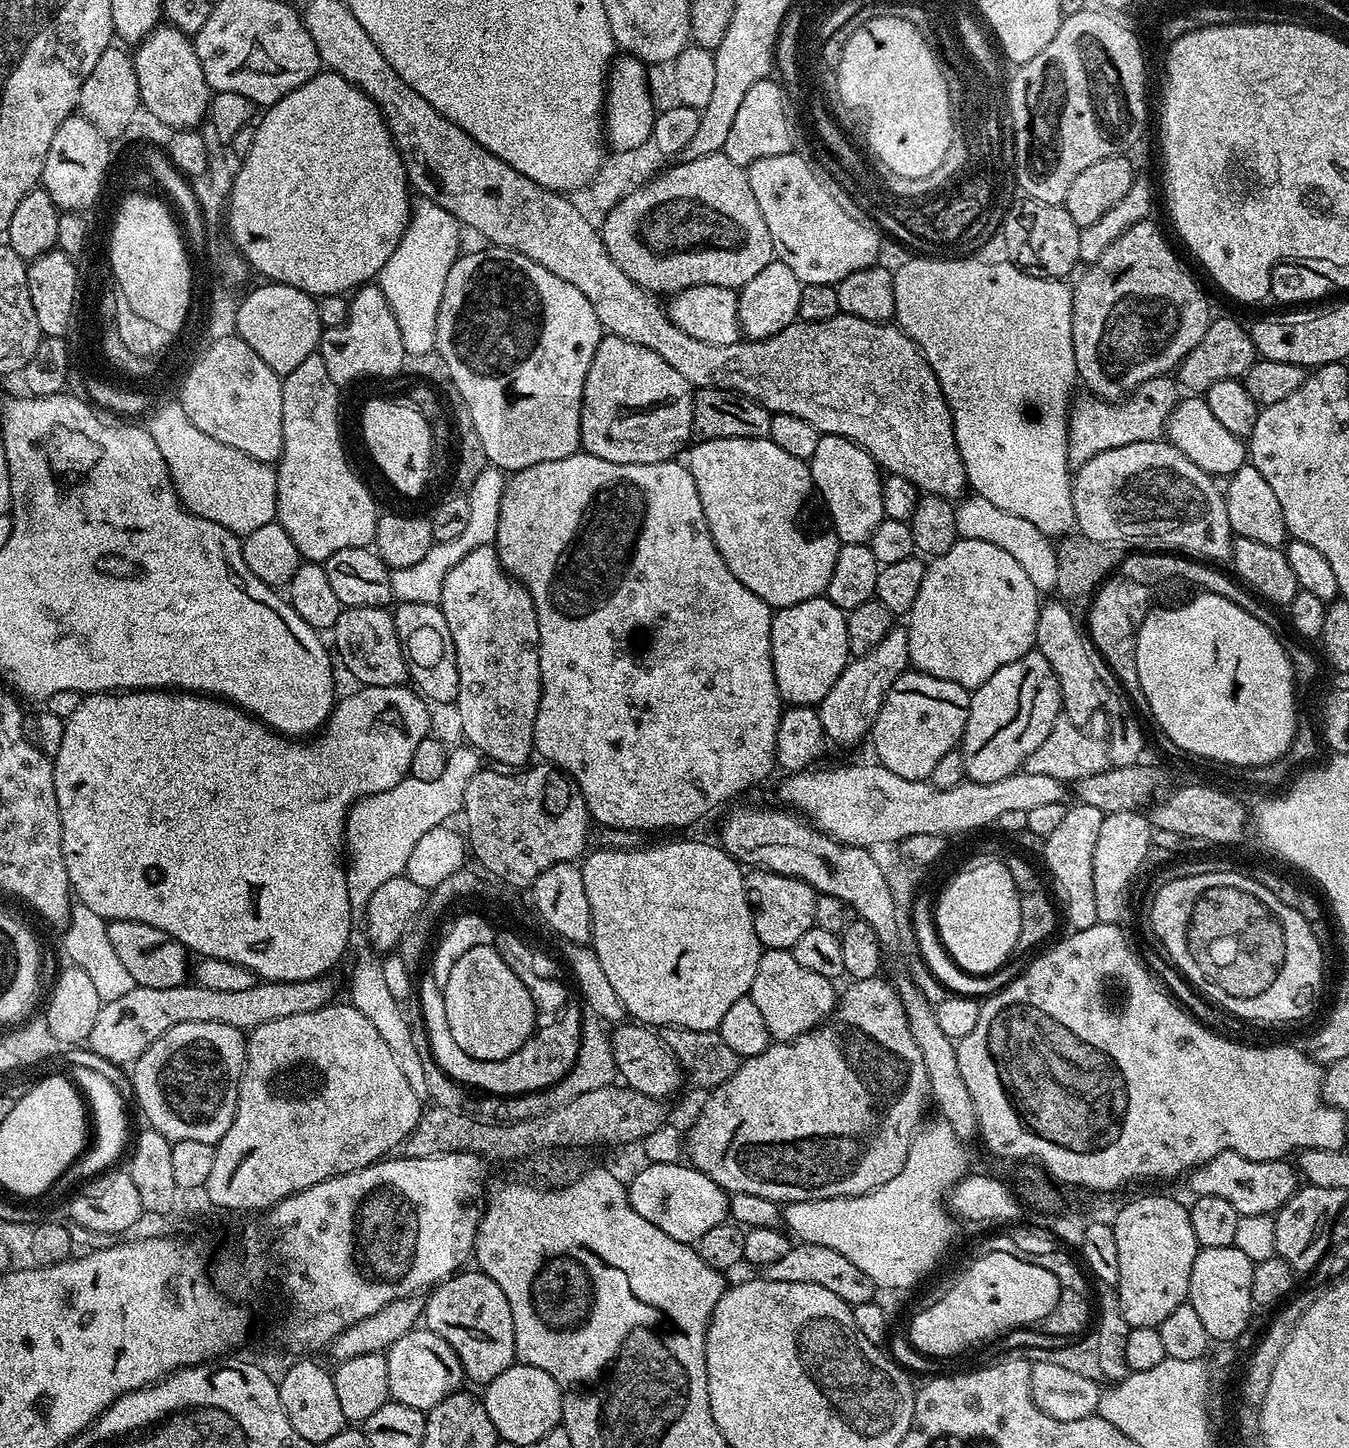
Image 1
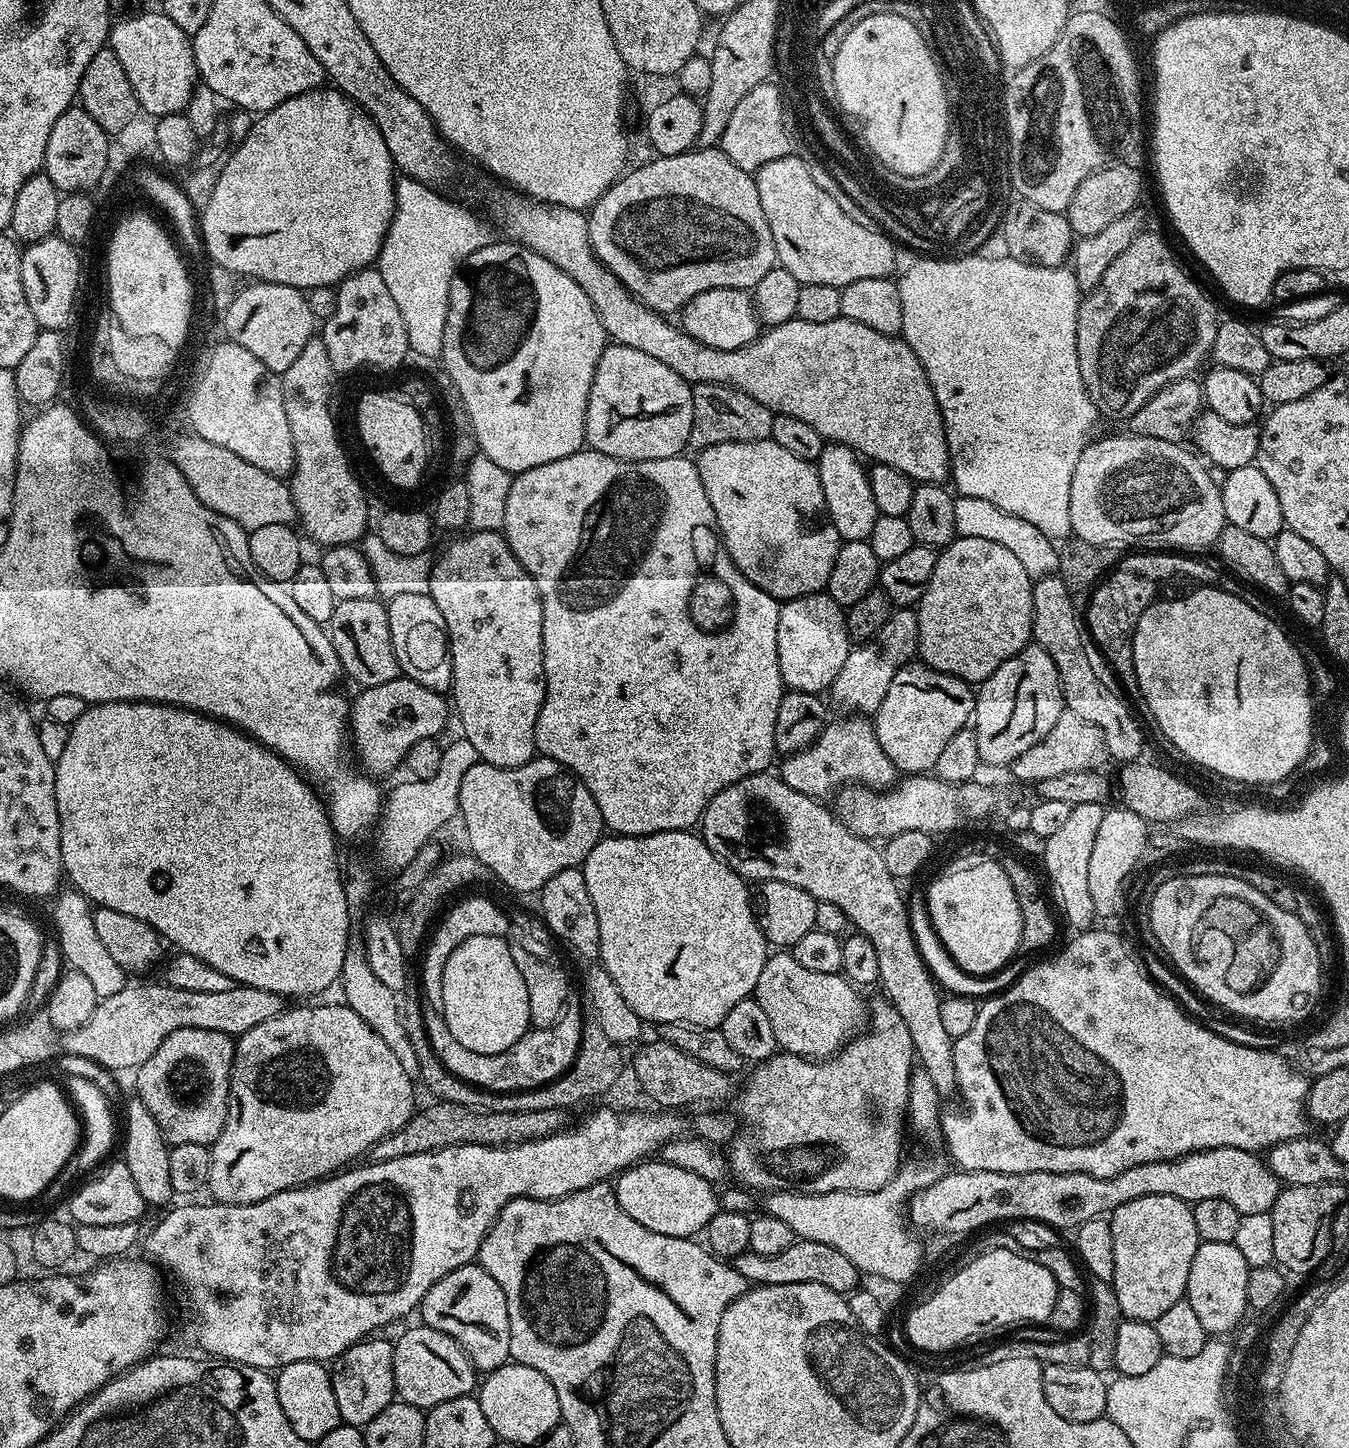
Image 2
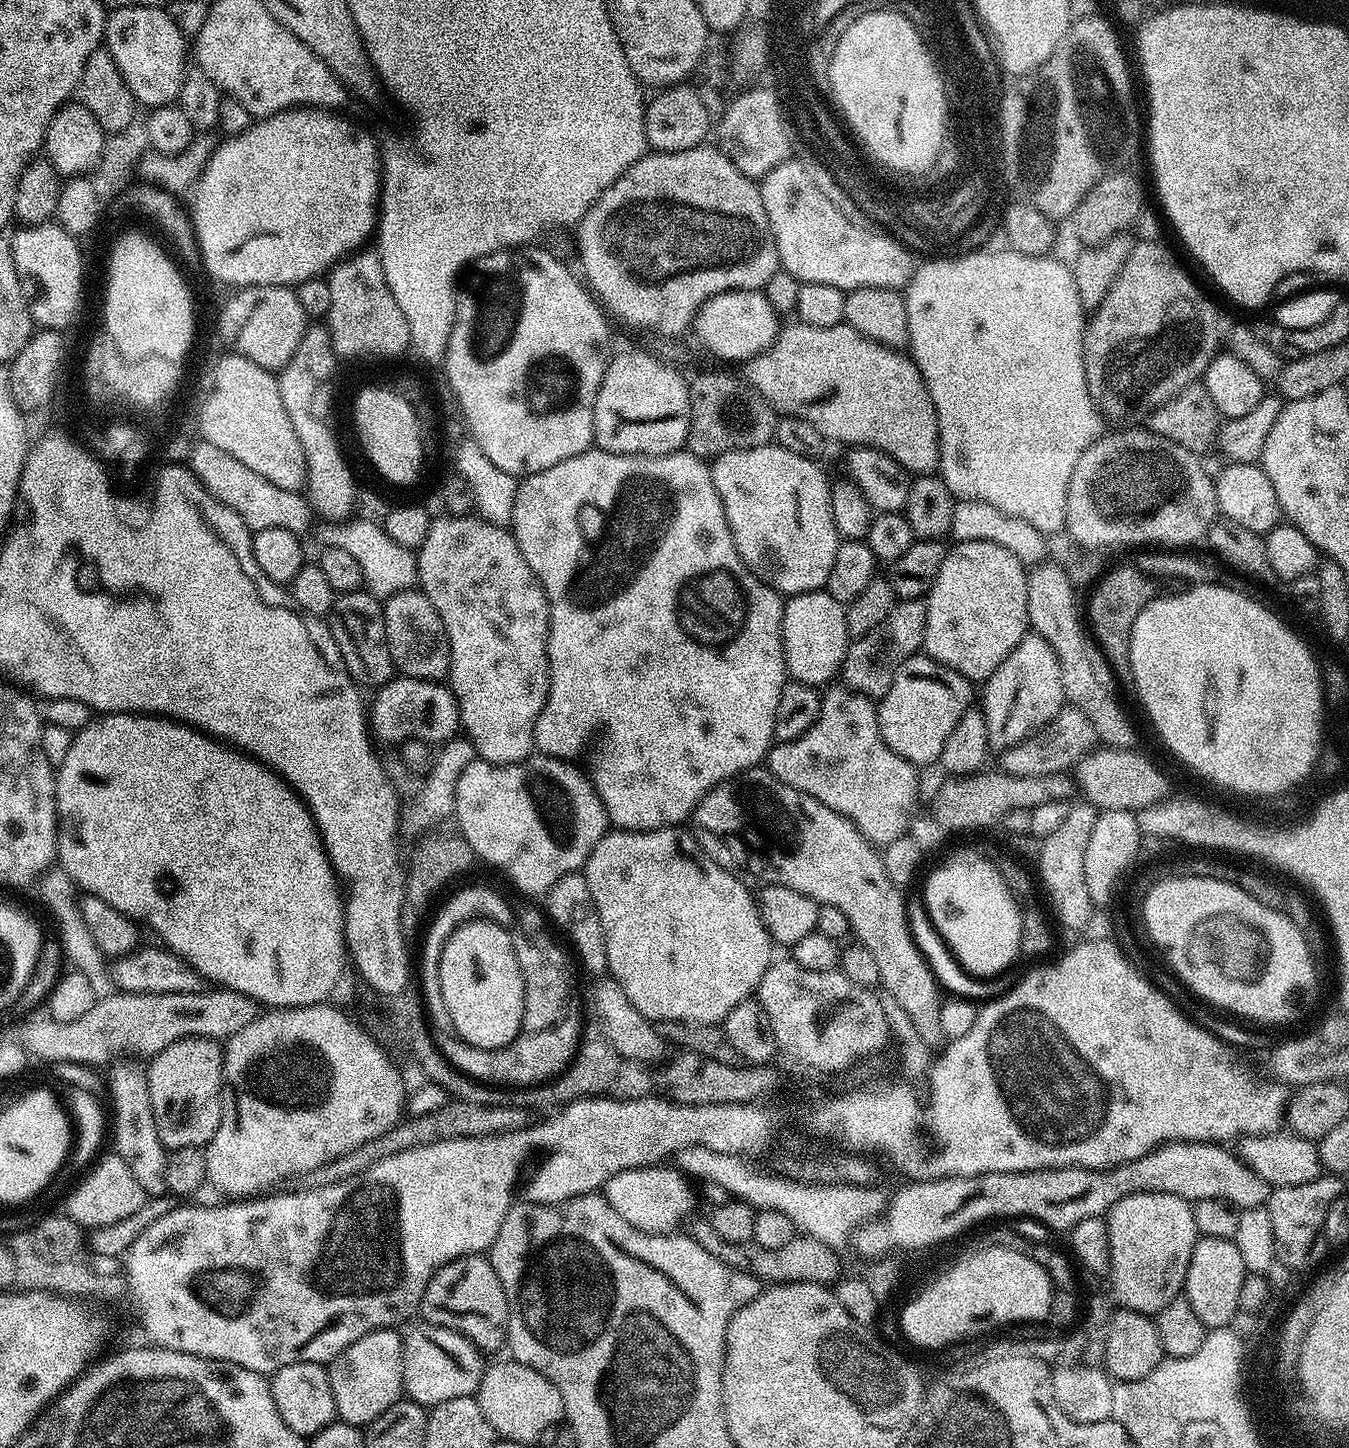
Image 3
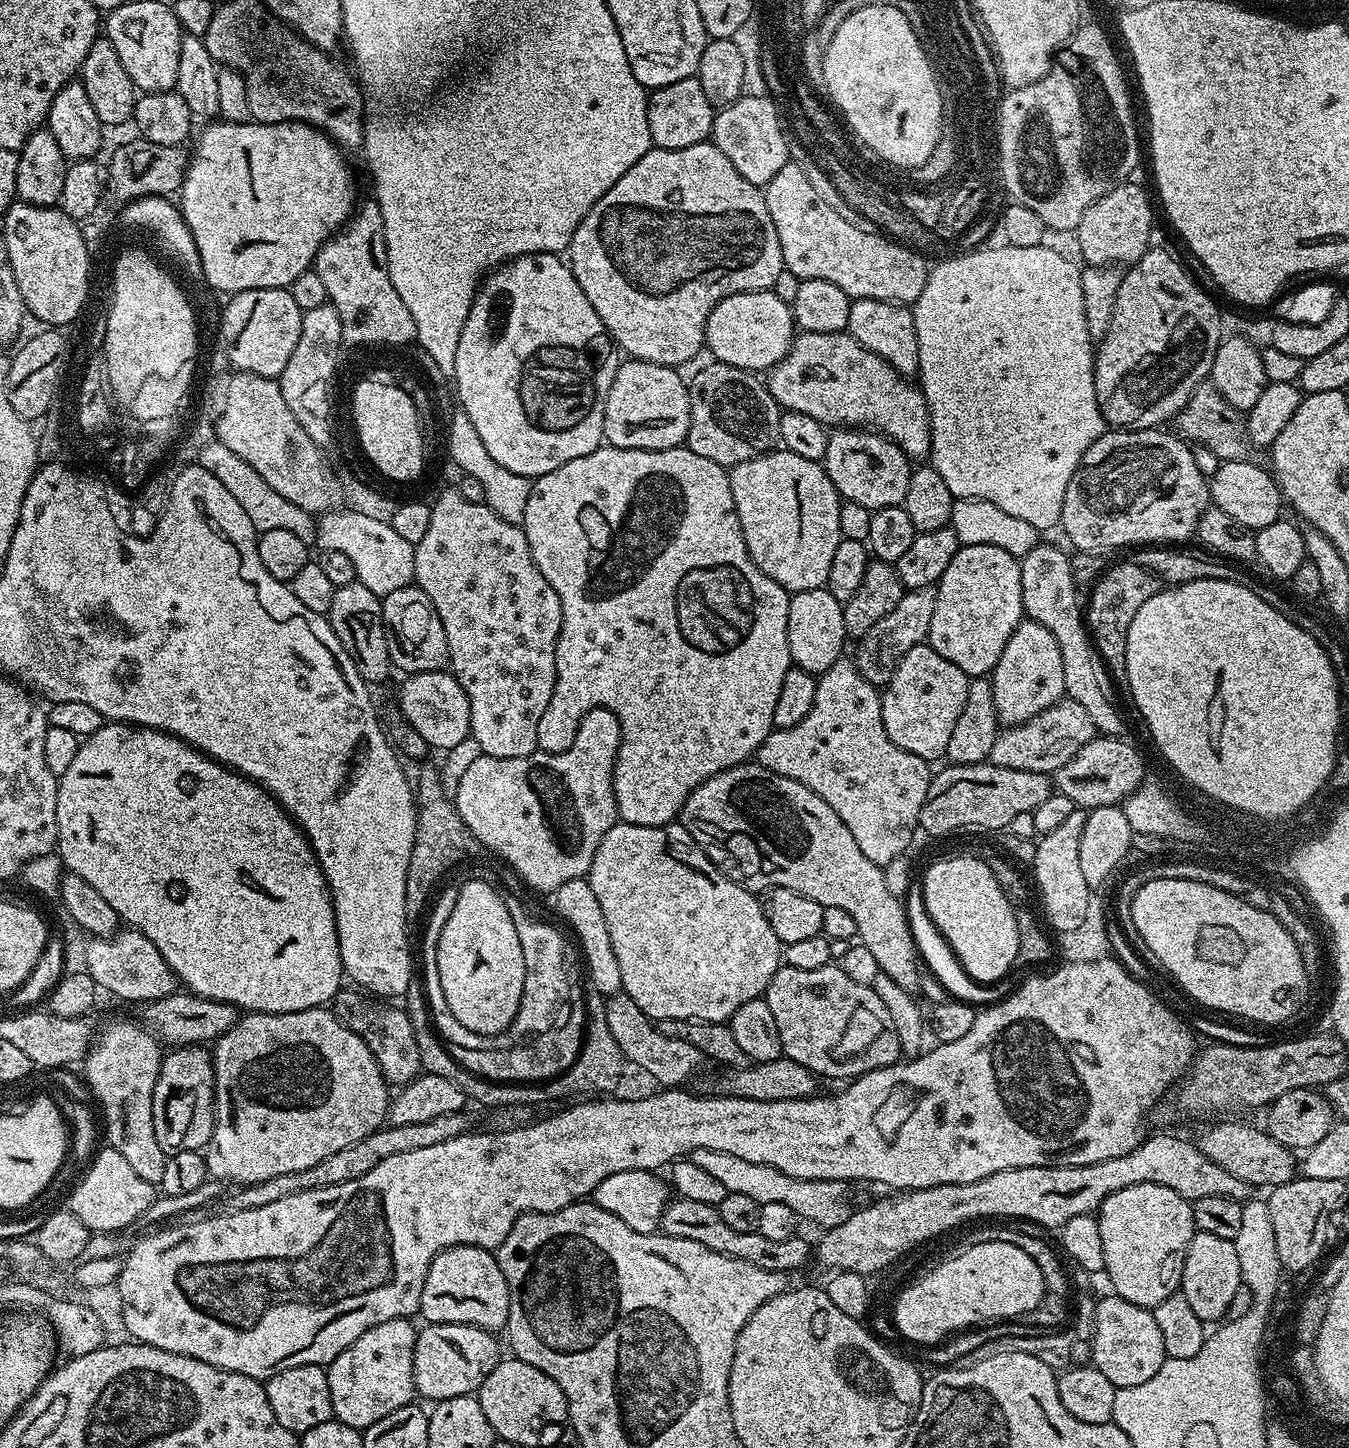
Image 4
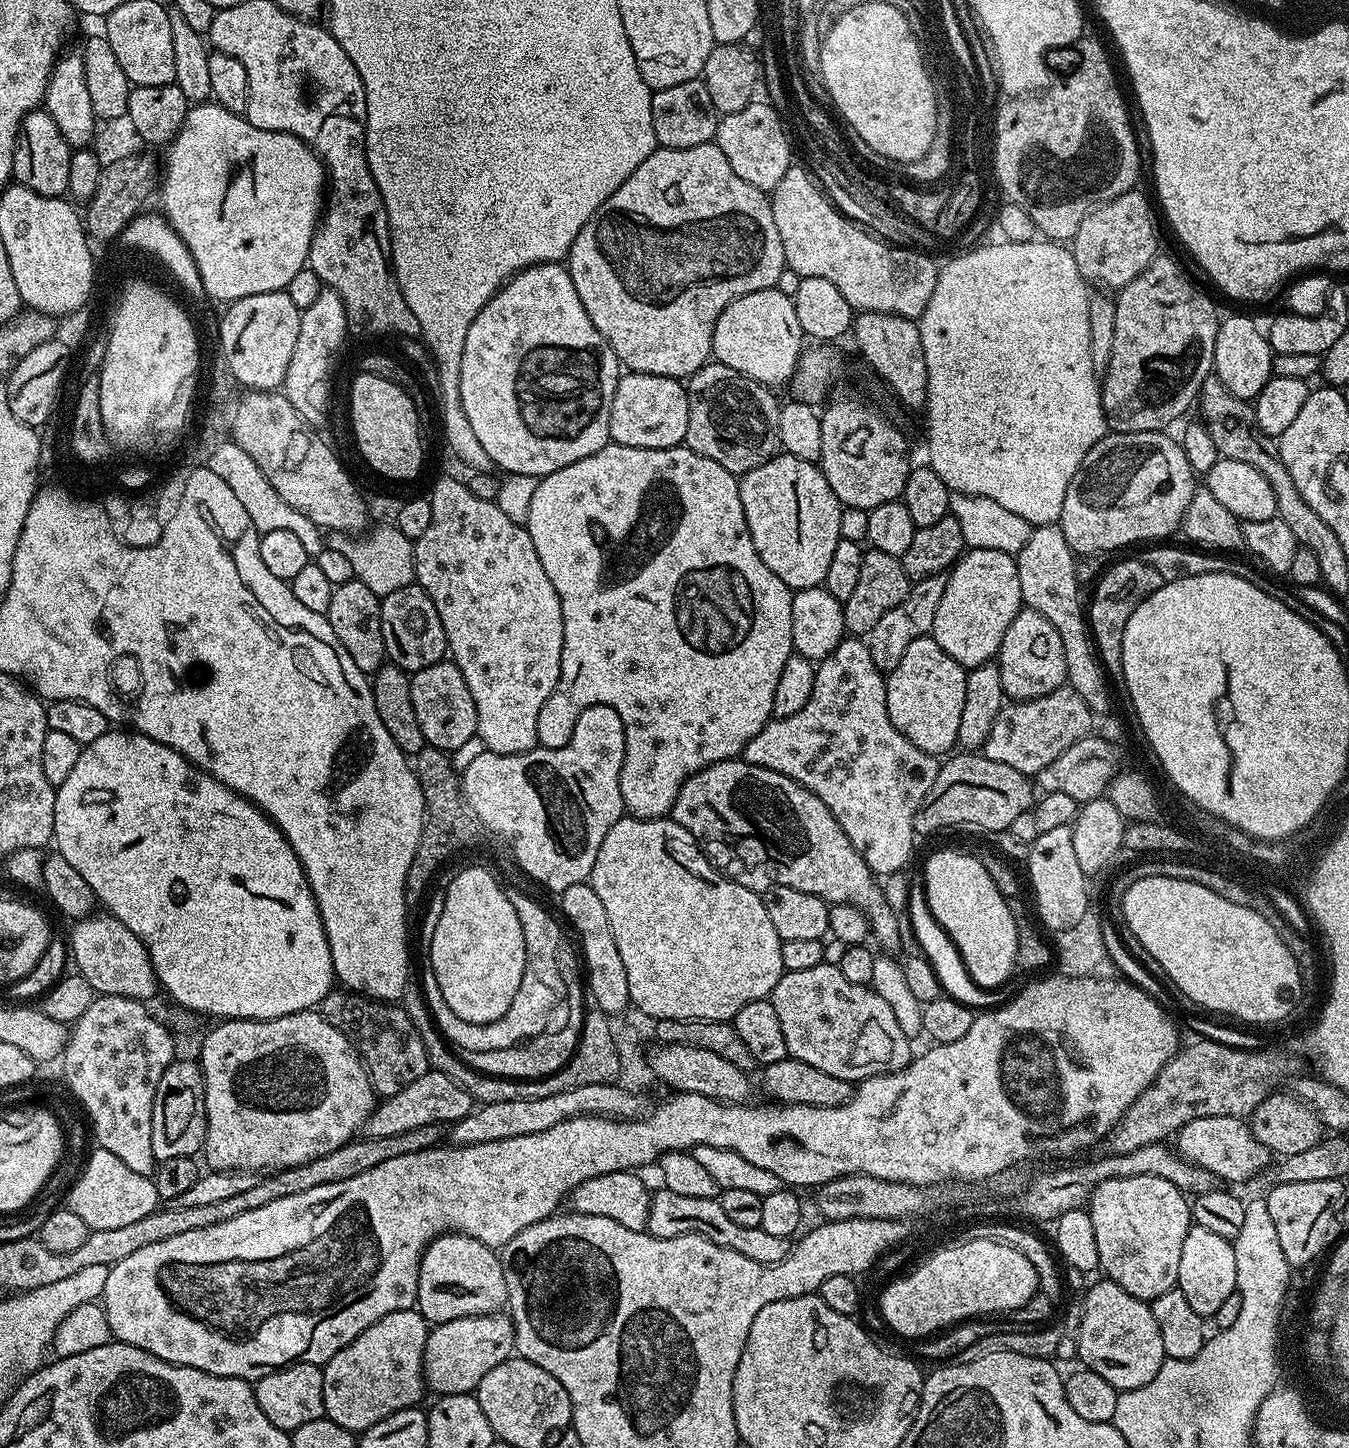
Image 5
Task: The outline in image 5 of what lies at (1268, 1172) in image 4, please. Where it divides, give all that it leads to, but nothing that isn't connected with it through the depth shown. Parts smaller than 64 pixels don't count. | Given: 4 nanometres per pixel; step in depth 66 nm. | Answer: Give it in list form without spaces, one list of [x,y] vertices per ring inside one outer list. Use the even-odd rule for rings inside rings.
[[[1194,1118],[1194,1122],[1186,1122],[1186,1126],[1182,1126],[1180,1131],[1175,1133],[1175,1140],[1175,1151],[1182,1159],[1206,1170],[1215,1176],[1217,1181],[1227,1182],[1229,1185],[1254,1179],[1274,1160],[1274,1153],[1262,1146],[1258,1138],[1254,1138],[1251,1127],[1241,1118]]]

